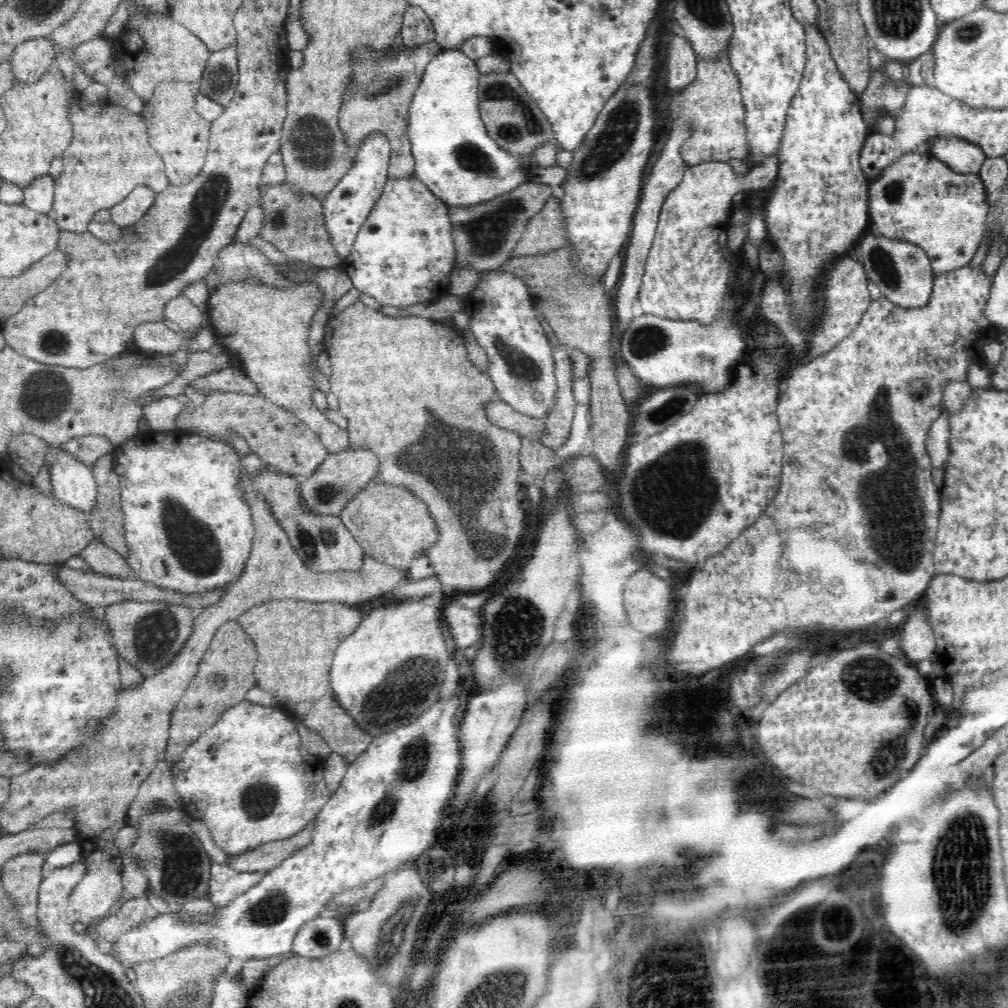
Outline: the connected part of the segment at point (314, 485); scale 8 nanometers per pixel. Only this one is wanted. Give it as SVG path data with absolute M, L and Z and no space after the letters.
M348 446L342 452L329 453L327 459L314 471L314 474L299 484L298 491L302 503L318 515L339 515L342 508L354 500L354 496L370 481L375 480L378 472L378 457L374 451L364 447L353 449Z

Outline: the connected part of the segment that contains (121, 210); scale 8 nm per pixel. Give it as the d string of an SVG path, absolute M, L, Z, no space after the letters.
M144 185L137 186L122 203L110 209L111 220L124 227L136 224L154 206L157 194Z

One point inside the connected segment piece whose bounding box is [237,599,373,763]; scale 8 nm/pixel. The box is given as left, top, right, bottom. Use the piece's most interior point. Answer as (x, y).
(295, 639)

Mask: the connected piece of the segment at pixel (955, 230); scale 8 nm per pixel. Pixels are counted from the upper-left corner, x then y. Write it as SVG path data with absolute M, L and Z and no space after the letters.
M909 152L908 154L901 156L896 162L890 163L888 168L885 168L881 172L881 175L877 180L871 182L869 185L869 215L871 218L871 224L876 224L876 228L882 232L883 236L888 236L892 240L905 240L906 242L917 244L928 255L931 267L935 274L946 274L952 272L954 268L962 268L962 266L969 264L974 253L978 250L979 244L984 238L984 233L986 232L985 226L987 221L987 212L990 211L989 208L990 204L988 203L987 192L979 173L954 172L950 167L948 167L948 165L946 165L946 163L928 153L922 154L918 152Z

